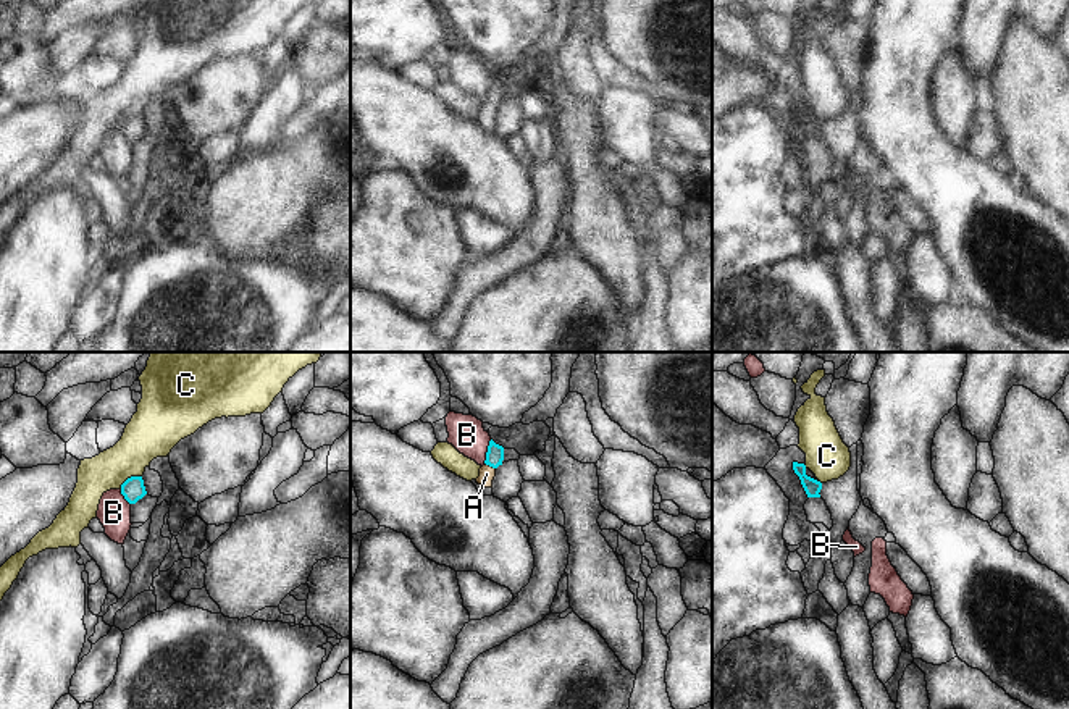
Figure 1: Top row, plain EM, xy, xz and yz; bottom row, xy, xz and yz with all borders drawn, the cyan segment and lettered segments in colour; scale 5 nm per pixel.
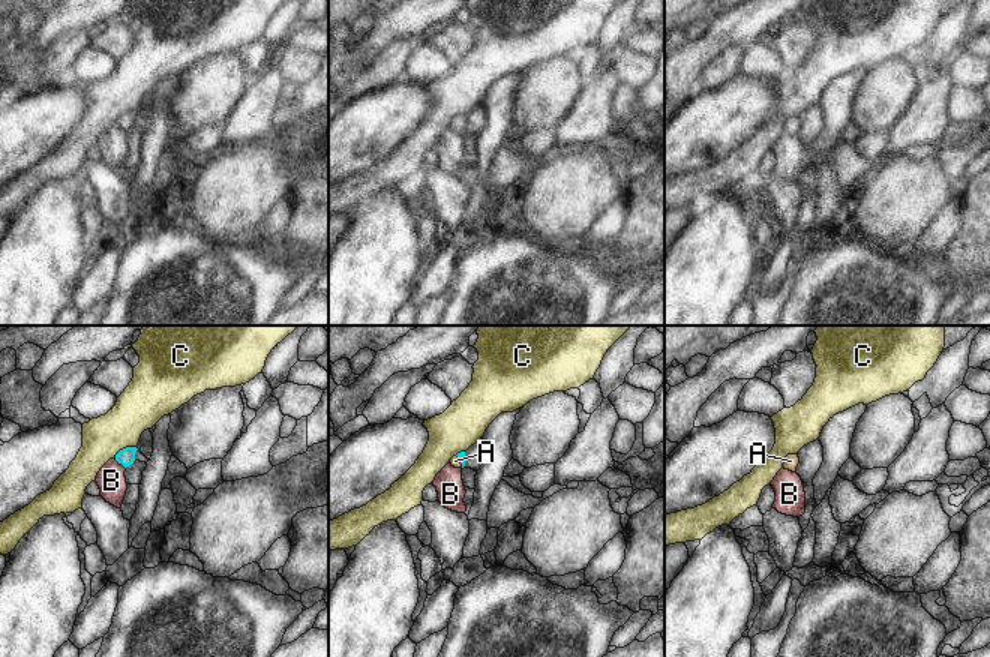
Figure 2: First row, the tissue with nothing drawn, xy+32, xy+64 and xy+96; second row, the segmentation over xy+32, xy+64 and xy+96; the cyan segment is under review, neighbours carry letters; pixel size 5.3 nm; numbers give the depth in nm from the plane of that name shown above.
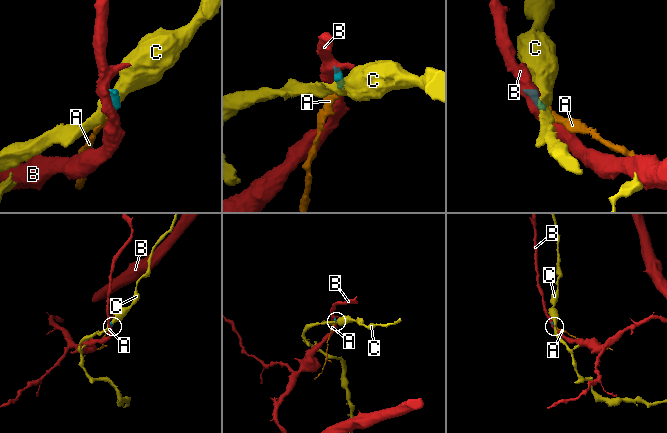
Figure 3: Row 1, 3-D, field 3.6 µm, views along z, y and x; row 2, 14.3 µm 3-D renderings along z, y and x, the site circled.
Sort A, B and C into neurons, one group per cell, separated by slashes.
A / B / C

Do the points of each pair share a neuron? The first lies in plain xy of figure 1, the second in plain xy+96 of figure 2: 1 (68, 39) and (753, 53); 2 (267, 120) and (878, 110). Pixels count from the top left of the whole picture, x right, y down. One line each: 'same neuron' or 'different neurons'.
1: different neurons
2: different neurons

